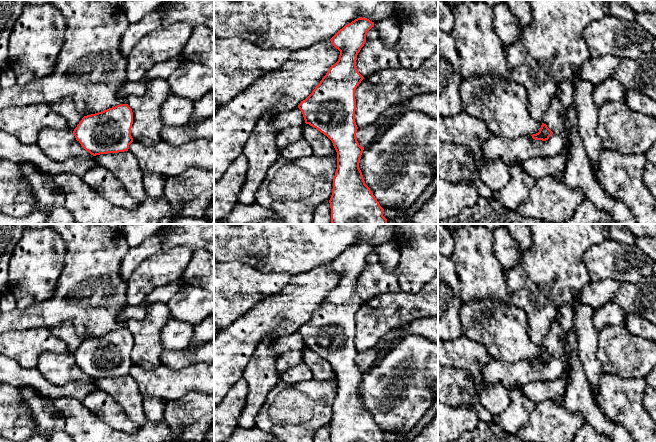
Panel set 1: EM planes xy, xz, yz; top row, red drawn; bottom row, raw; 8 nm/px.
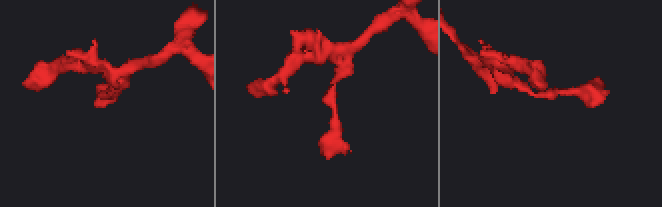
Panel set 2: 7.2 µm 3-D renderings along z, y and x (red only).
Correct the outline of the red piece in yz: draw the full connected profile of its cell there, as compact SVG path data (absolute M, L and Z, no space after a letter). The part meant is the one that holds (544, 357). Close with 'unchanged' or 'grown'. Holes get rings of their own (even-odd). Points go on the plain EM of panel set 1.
M542 347L538 357L531 359L535 364L546 365L553 358L553 356L547 351L546 348Z; unchanged

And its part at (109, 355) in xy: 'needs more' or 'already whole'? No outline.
already whole

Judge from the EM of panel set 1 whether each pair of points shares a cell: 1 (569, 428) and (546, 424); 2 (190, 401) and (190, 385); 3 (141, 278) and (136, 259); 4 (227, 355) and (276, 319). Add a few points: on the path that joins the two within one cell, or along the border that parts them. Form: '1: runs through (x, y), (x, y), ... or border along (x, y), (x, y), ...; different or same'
1: runs through (563, 426), (554, 426), (552, 424); same
2: border along (203, 392), (188, 392), (168, 402); different
3: border along (158, 251), (144, 259), (126, 282); different
4: runs through (239, 343), (264, 319); same

